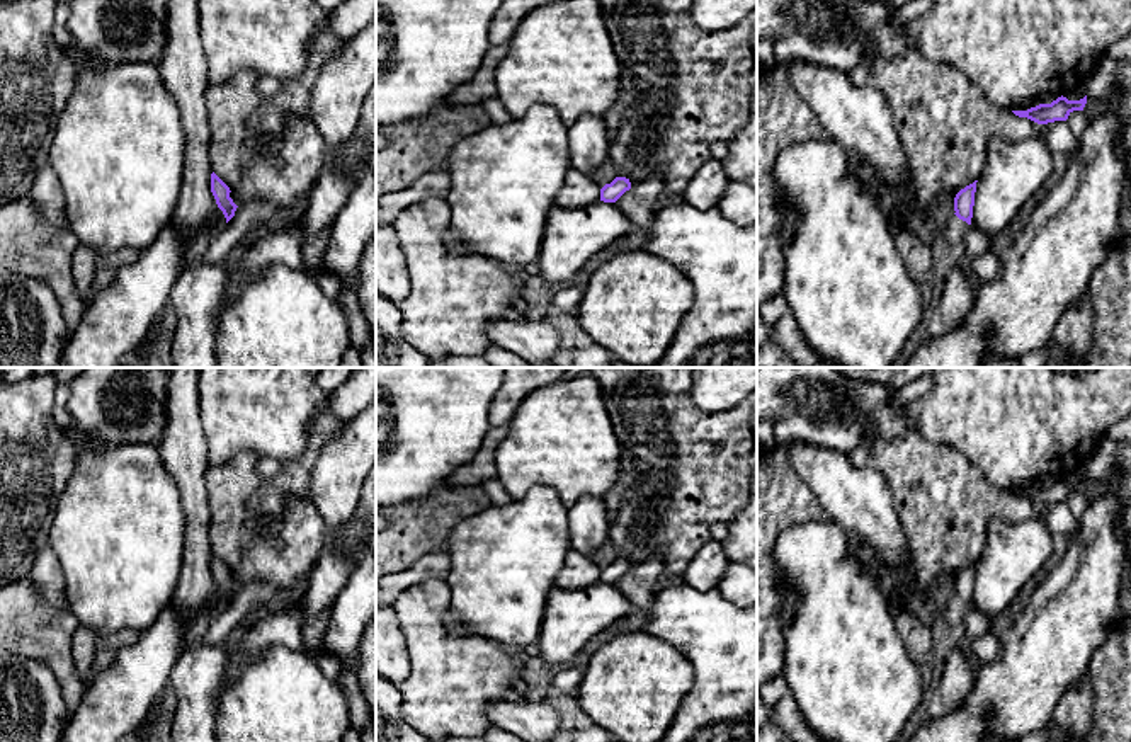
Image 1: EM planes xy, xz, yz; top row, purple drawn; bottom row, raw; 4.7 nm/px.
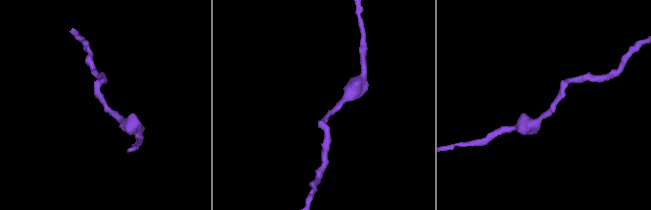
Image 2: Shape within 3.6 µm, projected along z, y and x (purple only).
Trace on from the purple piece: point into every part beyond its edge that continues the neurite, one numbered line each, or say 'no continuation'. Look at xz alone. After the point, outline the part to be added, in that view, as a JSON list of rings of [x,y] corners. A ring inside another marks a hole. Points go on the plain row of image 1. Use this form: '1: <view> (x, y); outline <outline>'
no continuation

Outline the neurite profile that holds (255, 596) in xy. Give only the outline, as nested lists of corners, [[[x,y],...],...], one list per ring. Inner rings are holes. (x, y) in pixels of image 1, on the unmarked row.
[[[265,580],[240,585],[235,597],[218,611],[199,645],[223,645],[238,625],[267,609],[277,594],[279,589]]]

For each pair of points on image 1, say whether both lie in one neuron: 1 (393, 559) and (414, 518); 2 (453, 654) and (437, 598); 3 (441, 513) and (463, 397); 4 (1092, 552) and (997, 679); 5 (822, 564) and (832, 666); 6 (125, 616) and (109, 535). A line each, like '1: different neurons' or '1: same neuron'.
1: same neuron
2: same neuron
3: different neurons
4: same neuron
5: same neuron
6: same neuron

